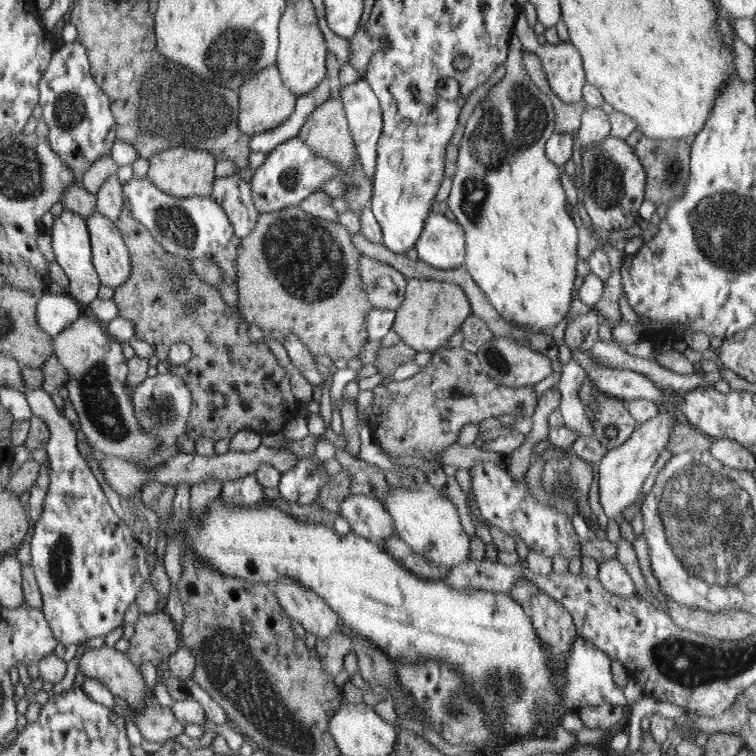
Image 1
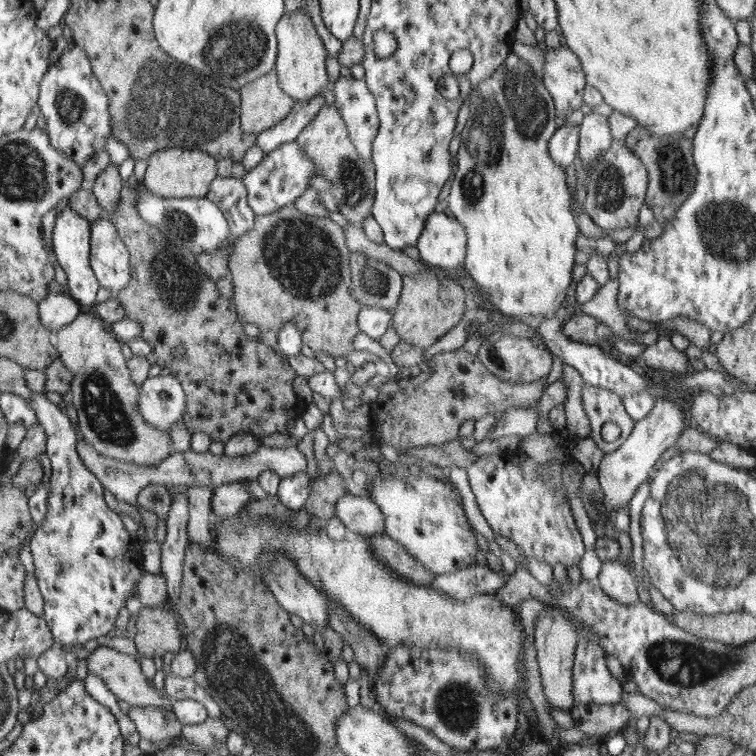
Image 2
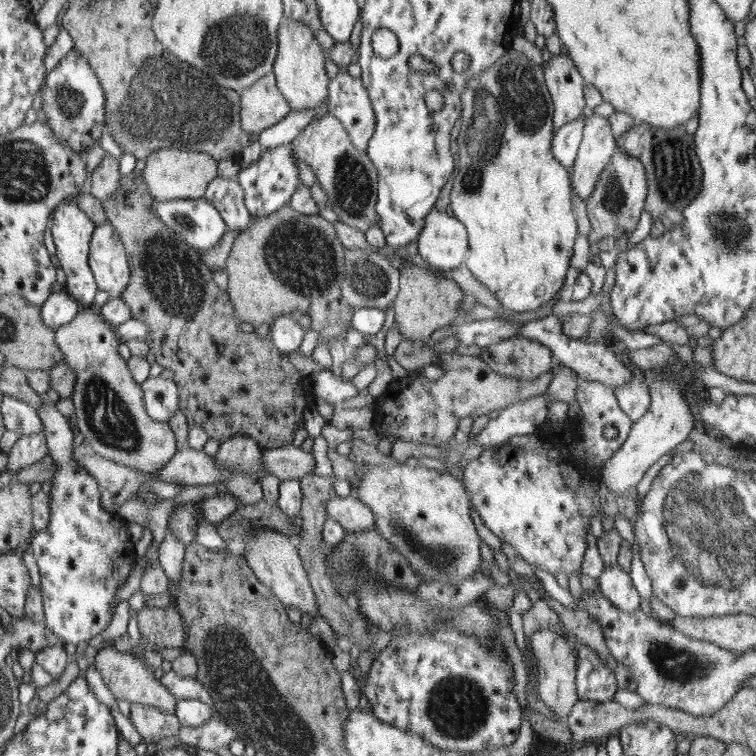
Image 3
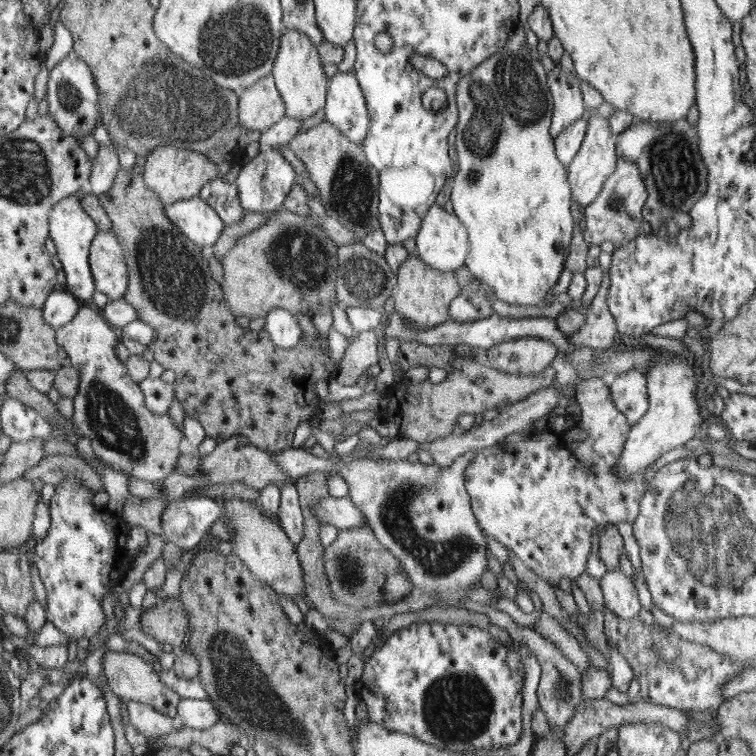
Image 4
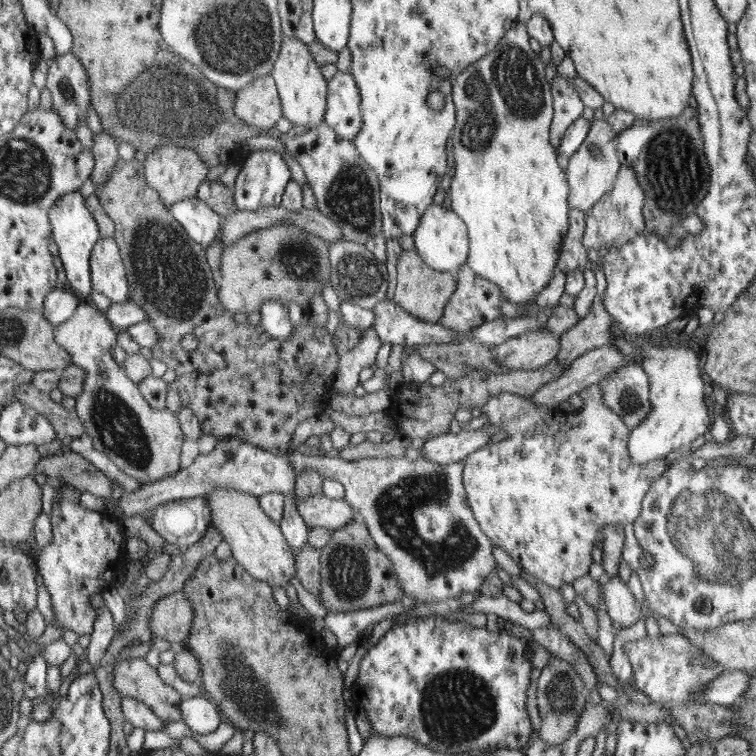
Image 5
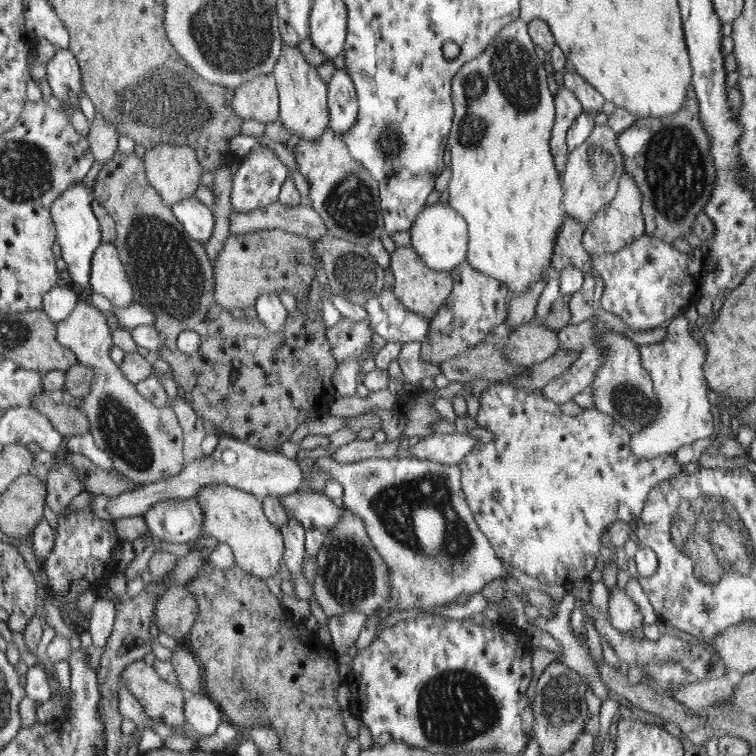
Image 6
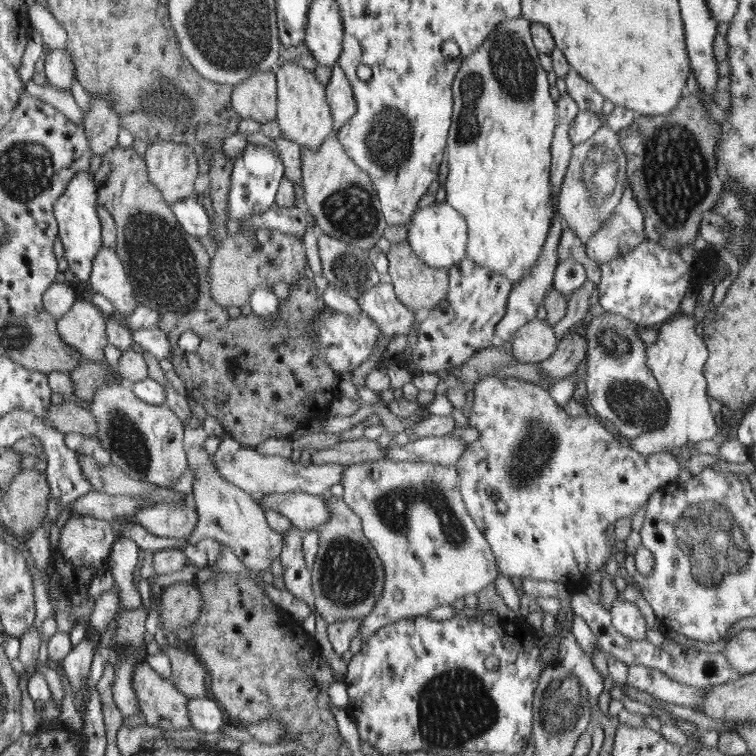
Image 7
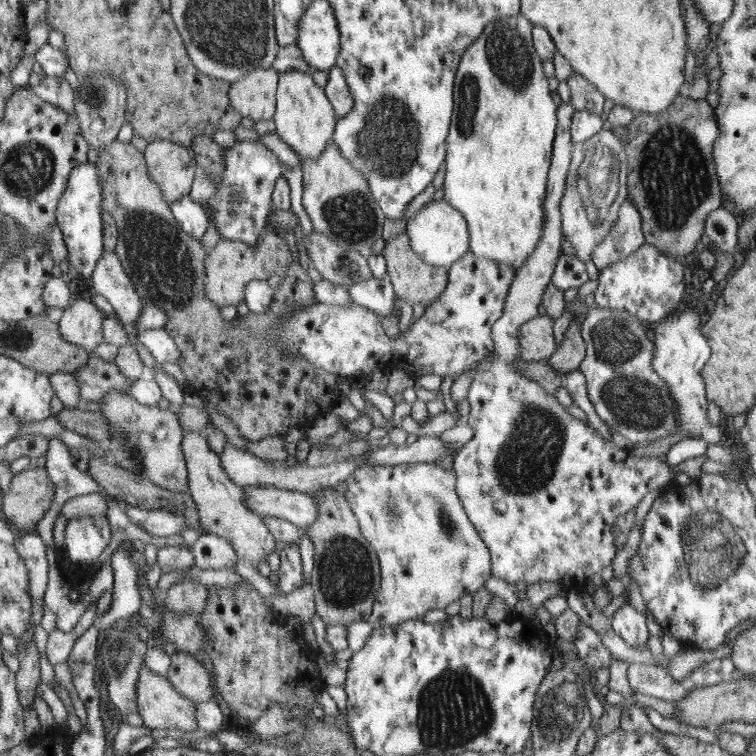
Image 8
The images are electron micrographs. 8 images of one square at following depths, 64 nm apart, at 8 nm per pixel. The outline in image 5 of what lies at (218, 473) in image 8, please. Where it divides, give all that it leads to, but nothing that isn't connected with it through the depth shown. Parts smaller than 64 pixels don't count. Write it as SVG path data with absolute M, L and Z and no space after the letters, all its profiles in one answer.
M222 487L212 489L204 496L211 511L209 526L215 528L224 542L230 544L234 560L239 561L252 576L268 580L272 586L286 588L291 577L296 576L298 562L281 526L263 512L259 497Z

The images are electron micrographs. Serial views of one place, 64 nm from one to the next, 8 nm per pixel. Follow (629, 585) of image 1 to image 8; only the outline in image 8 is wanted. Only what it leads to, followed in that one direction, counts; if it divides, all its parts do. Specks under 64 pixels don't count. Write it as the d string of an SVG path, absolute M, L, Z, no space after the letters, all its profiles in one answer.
M626 603L619 607L613 614L611 620L612 628L622 640L632 648L646 648L648 644L648 627L646 617L638 612L632 605Z

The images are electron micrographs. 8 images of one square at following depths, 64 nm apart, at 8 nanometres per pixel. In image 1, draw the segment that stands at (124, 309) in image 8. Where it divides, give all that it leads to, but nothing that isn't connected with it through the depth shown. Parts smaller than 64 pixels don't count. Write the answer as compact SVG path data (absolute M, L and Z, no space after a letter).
M98 212L88 218L91 229L95 268L103 283L117 289L131 275L131 258L120 231L114 222Z

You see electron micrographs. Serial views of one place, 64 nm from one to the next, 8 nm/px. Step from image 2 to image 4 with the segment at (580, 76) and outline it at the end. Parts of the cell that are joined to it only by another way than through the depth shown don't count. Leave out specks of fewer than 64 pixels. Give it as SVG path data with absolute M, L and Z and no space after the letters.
M558 62L547 74L548 88L553 100L553 115L550 136L555 139L560 132L576 120L582 118L585 104L580 90L580 78L577 74L562 70Z

